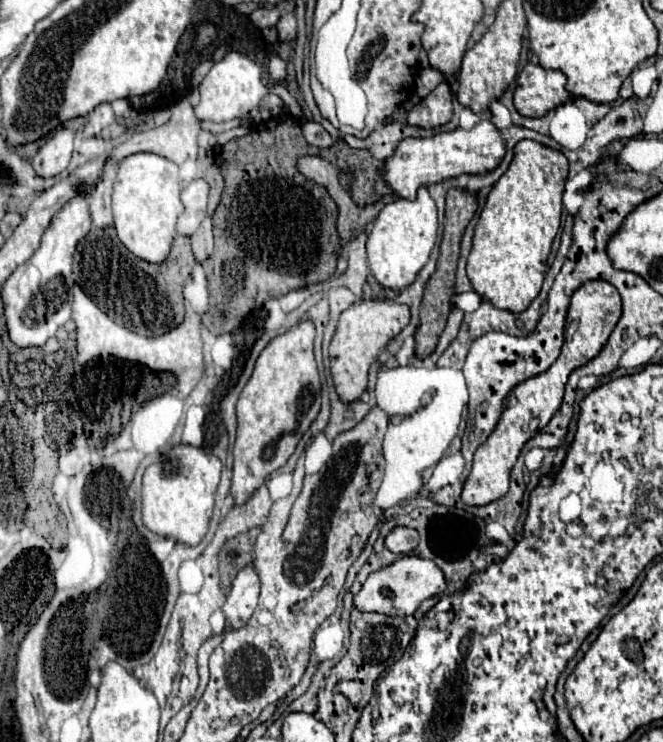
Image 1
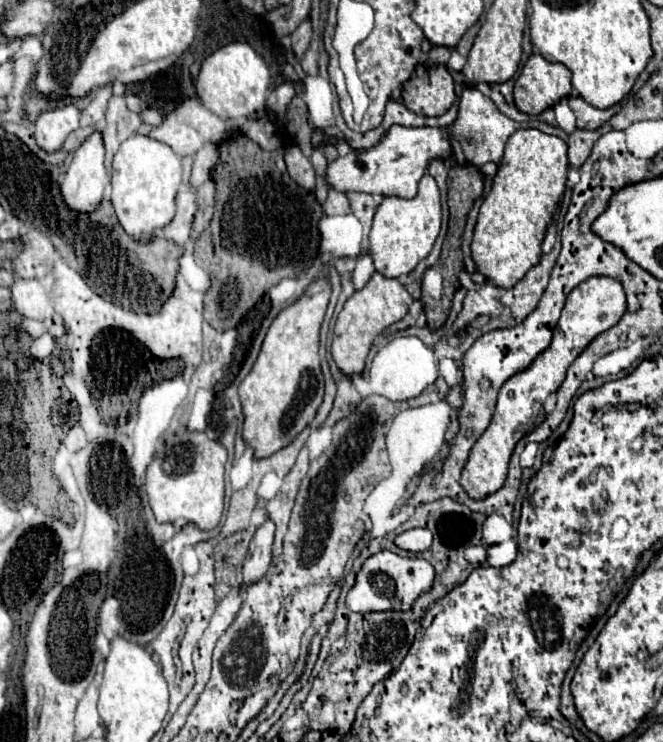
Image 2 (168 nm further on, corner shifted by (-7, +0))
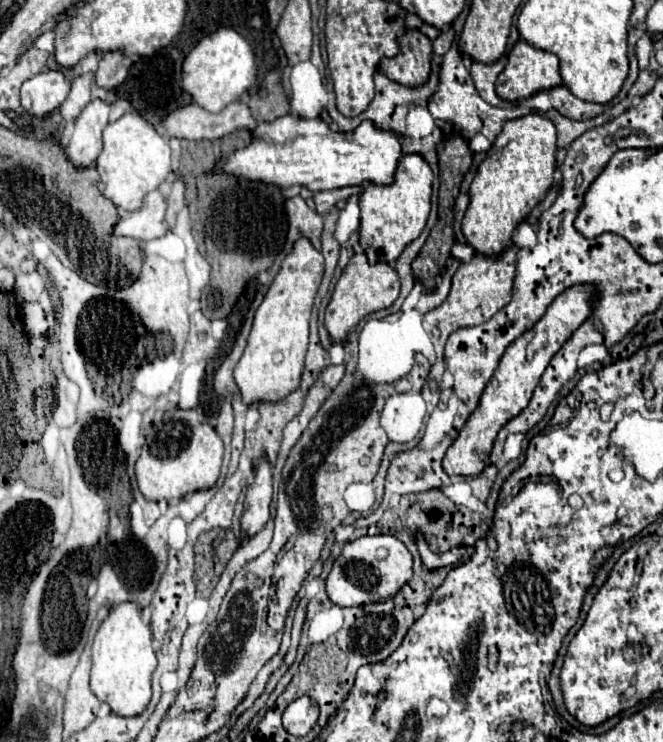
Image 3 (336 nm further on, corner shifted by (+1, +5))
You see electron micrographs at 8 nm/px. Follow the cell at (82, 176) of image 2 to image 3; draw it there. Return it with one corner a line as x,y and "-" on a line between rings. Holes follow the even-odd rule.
92,100
76,120
70,144
66,148
66,158
72,166
94,166
96,158
100,156
102,146
102,132
108,126
110,104
102,100

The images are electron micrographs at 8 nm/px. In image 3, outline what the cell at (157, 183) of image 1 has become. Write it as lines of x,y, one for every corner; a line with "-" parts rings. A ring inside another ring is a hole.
128,112
104,128
104,150
96,162
100,192
122,210
140,210
148,192
156,190
170,174
170,146
140,114

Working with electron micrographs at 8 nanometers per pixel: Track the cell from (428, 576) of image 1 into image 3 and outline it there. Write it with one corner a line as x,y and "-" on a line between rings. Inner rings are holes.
390,534
362,536
344,546
330,576
326,578
326,592
328,598
338,606
362,606
394,598
410,578
412,554
398,538

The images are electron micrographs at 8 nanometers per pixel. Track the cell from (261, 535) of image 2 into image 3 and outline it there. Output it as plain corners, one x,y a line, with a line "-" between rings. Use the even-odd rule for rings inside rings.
262,458
252,484
246,492
244,514
242,514
242,540
256,536
270,518
270,500
272,500
272,468

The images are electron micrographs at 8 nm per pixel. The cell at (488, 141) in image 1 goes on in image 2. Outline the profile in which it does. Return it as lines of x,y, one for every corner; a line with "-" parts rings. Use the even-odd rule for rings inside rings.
392,125
378,145
364,151
350,151
344,157
328,161
326,183
336,191
360,191
370,195
396,195
410,199
418,191
418,181
426,173
426,165
432,159
450,157
452,145
444,139
444,129
440,127
402,127

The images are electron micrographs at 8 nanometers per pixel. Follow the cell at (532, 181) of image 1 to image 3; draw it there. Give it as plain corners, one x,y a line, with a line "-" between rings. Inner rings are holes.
528,114
524,118
506,122
502,132
494,140
492,148
488,150
486,160
478,168
478,174
470,186
470,206
462,220
464,238
478,254
484,254
484,256
500,254
500,250
504,250
504,246
510,246
514,242
512,236
514,236
518,224
532,212
532,208
536,204
540,204
544,200
546,192
552,186
552,174
556,170
556,158
554,158
556,150
558,150
556,128
542,114

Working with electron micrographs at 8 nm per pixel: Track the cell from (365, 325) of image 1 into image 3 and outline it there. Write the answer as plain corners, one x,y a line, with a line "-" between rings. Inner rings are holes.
364,252
354,254
354,258
350,260
350,264
346,266
346,270
342,272
332,300
326,308
326,330
330,334
330,340
336,344
344,344
350,336
350,332
358,326
358,322
362,318
366,318
372,312
390,308
394,304
394,300
400,294
400,280
398,274
394,272
394,268
390,268
388,264
374,264
370,266

